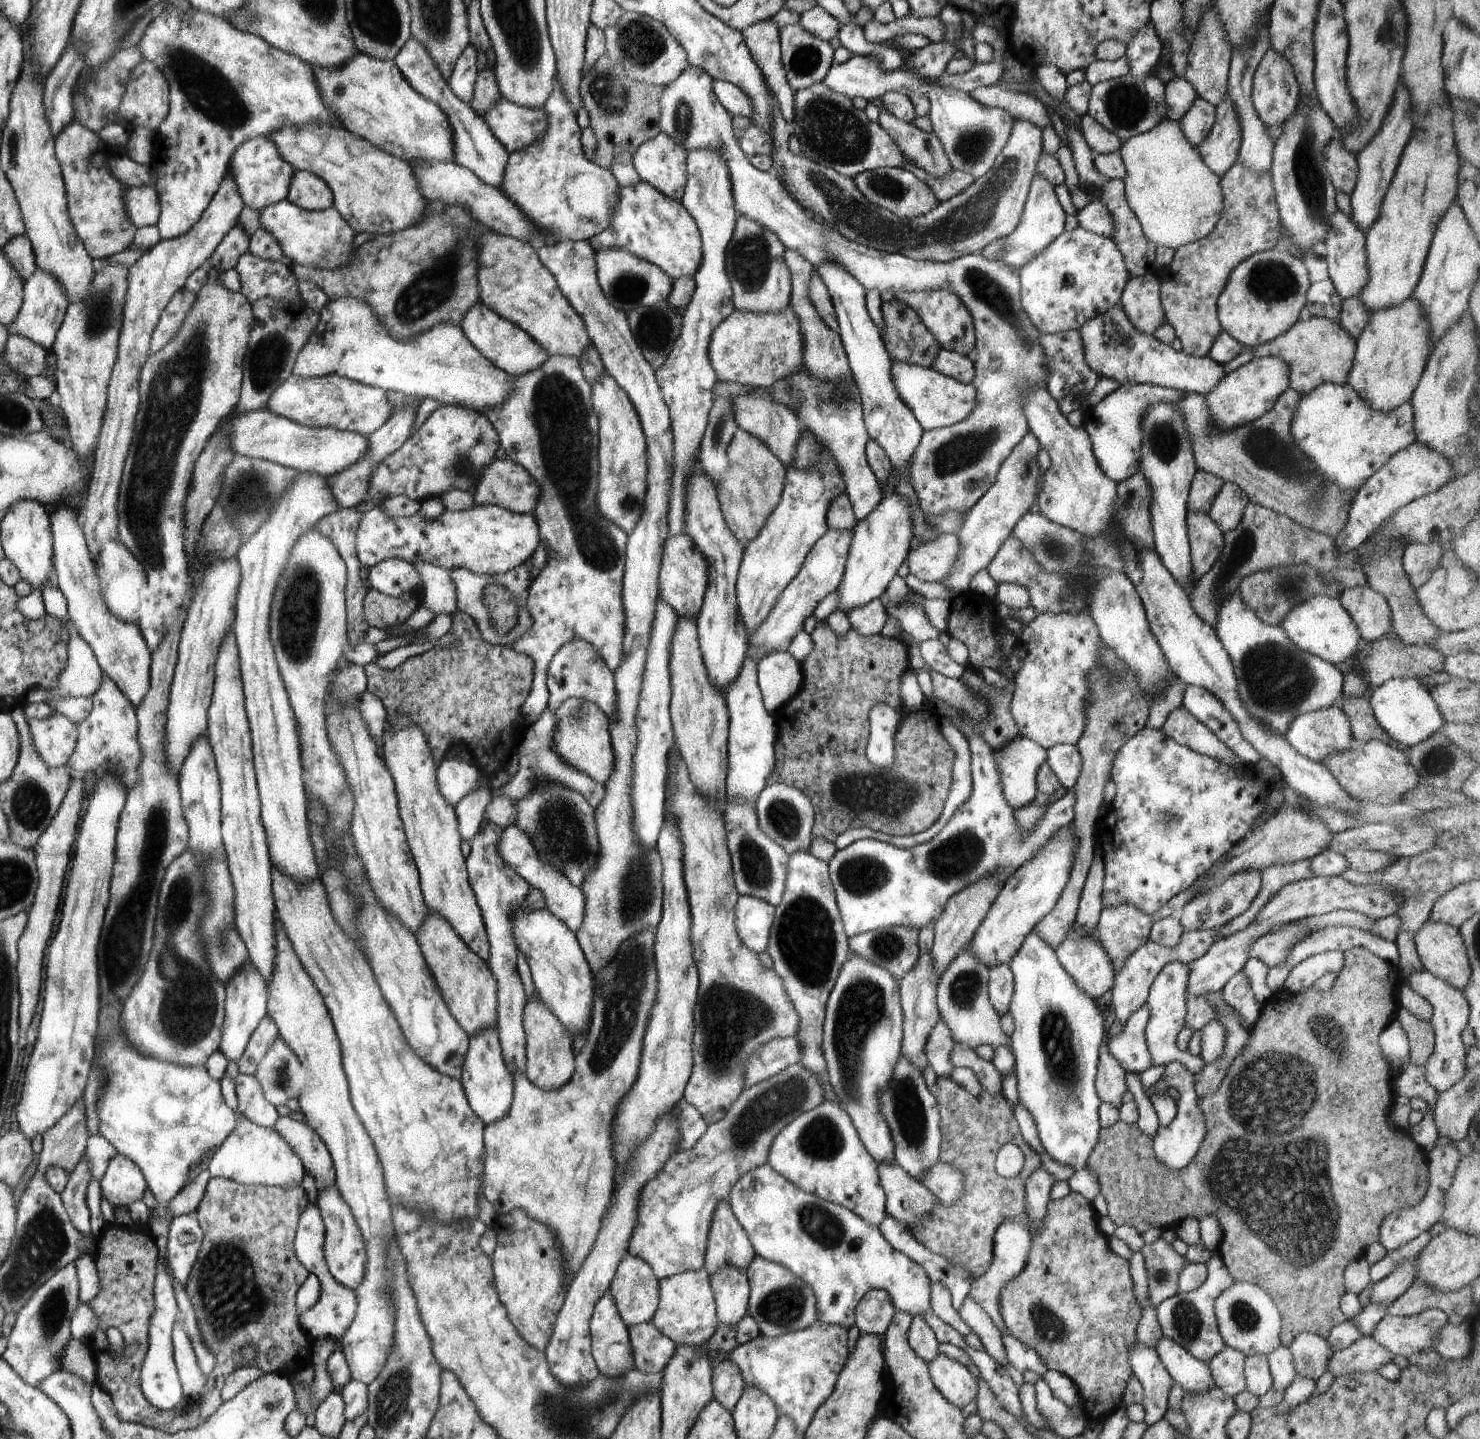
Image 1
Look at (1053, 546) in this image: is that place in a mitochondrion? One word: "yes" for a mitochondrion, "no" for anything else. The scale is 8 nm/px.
yes

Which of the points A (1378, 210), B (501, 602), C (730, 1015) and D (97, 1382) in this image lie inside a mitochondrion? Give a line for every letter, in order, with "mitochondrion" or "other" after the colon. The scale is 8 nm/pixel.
A: other
B: mitochondrion
C: mitochondrion
D: other

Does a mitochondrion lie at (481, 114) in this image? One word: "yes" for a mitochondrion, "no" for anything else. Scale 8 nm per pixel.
no

